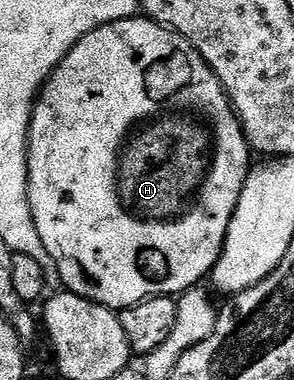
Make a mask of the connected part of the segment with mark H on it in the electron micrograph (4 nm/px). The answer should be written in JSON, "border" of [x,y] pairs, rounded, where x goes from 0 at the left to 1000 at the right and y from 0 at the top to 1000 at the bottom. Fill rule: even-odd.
{"border":[[[463,42],[398,53],[384,63],[357,63],[316,84],[303,84],[255,118],[245,132],[207,158],[207,168],[173,195],[146,221],[129,258],[119,263],[119,289],[105,297],[105,345],[92,361],[92,429],[99,432],[99,537],[112,547],[112,579],[126,589],[126,611],[139,611],[139,634],[153,639],[153,653],[167,674],[180,674],[187,687],[184,718],[201,724],[201,739],[238,771],[303,787],[306,795],[327,795],[347,805],[395,821],[459,805],[473,795],[490,795],[497,784],[551,784],[558,779],[619,779],[643,763],[660,763],[680,750],[677,742],[707,729],[728,711],[738,684],[759,661],[759,645],[779,611],[786,571],[799,566],[799,550],[813,534],[813,518],[827,505],[827,489],[840,482],[840,466],[861,445],[861,397],[840,379],[840,363],[827,353],[827,329],[813,321],[813,303],[786,284],[786,266],[772,258],[765,232],[738,211],[738,200],[711,179],[711,168],[629,105],[612,89],[592,89],[582,79],[565,79],[558,68],[537,68],[531,58],[514,55],[497,42]]]}

